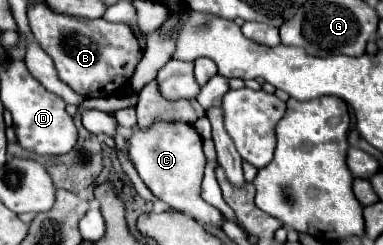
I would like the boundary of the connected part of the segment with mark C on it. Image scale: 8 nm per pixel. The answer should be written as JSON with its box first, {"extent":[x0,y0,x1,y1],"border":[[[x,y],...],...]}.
{"extent":[128,122,220,226],"border":[[[156,122],[148,130],[134,128],[134,134],[128,140],[128,156],[134,168],[138,170],[138,176],[144,180],[144,184],[156,198],[164,200],[174,210],[192,216],[201,224],[212,224],[212,218],[218,218],[214,224],[220,226],[220,210],[216,210],[200,198],[200,182],[204,176],[206,158],[202,154],[202,138],[194,132],[192,126],[182,122]]]}

